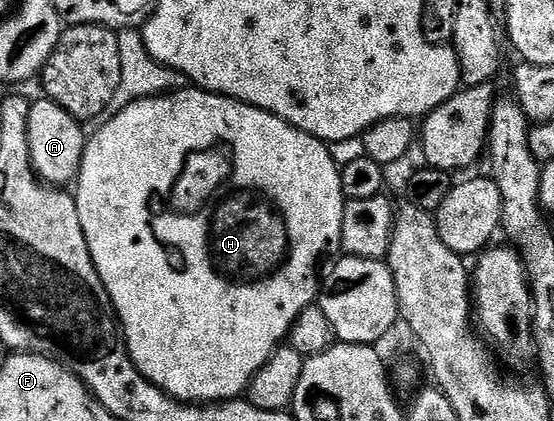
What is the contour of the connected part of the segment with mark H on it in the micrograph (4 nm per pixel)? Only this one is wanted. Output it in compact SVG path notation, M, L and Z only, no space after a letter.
M201 89L171 91L168 95L141 99L109 116L102 125L95 135L87 138L78 170L78 216L96 273L100 273L100 281L104 281L136 369L140 369L152 385L181 403L223 403L225 399L239 398L249 388L252 377L256 377L274 352L283 346L296 317L317 300L320 294L318 262L325 255L337 256L342 251L344 209L348 200L340 185L339 164L334 164L330 156L331 148L280 117L261 111L253 103L242 103L239 99Z

